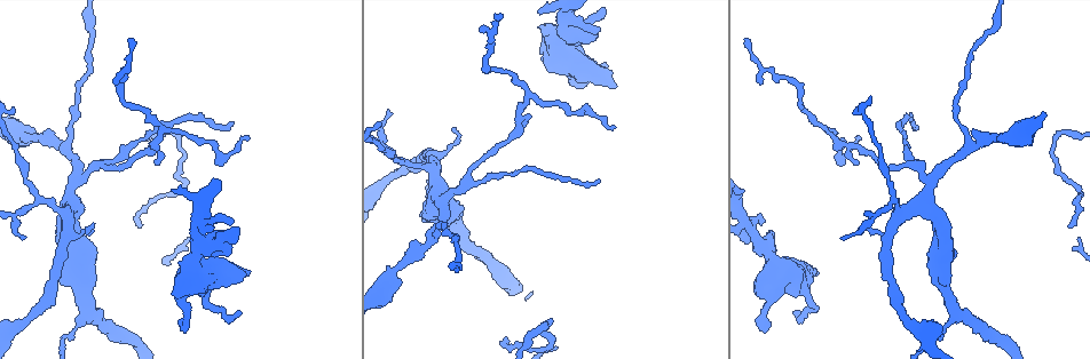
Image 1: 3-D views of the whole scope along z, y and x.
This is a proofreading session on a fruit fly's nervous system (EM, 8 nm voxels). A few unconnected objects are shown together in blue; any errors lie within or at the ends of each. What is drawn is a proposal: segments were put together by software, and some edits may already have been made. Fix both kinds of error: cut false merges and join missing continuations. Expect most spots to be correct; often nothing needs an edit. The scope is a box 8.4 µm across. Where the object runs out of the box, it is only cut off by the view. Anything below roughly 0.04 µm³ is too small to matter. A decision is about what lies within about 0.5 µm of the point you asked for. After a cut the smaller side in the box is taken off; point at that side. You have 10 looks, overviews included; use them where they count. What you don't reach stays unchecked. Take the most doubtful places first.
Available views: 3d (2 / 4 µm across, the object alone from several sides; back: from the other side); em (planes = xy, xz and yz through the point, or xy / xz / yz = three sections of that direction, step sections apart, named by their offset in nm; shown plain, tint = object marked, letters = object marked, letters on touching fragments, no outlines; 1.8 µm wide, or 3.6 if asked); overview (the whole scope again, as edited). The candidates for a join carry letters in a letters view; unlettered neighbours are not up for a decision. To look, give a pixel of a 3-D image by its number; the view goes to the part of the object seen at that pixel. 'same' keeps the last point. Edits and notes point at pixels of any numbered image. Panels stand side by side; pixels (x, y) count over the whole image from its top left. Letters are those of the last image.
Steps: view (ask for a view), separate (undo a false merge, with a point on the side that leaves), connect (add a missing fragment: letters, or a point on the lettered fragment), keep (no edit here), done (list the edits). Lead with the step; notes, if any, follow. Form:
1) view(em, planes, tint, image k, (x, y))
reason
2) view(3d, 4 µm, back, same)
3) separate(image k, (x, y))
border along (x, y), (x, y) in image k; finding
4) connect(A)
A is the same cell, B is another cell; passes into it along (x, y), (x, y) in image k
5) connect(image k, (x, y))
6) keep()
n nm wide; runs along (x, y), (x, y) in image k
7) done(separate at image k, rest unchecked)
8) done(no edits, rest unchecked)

view(3d, 4 µm, image 1, (616, 84))
free end

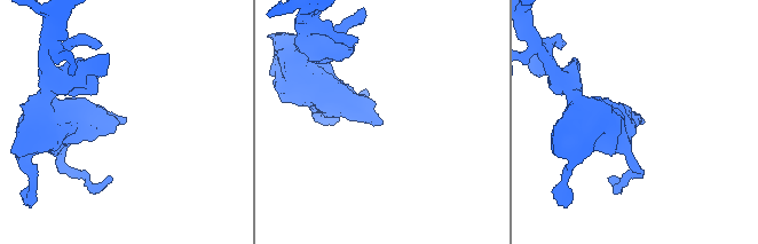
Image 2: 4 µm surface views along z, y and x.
view(em, planes, letters, image 2, (382, 122))

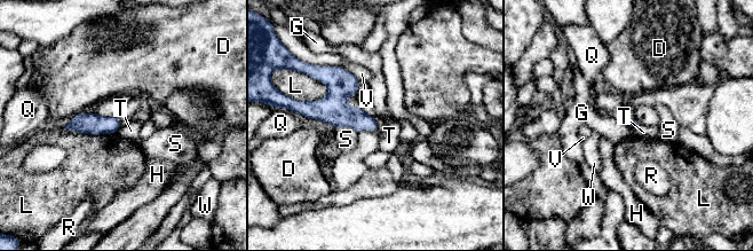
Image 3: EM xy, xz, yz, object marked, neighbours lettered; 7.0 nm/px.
keep()
L touches over 380 nm; D, G, H, L, Q, R, S, T, V and W are other cells; none of them fits

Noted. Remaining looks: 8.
view(3d, 2 µm, image 1, (233, 124))
tapers out

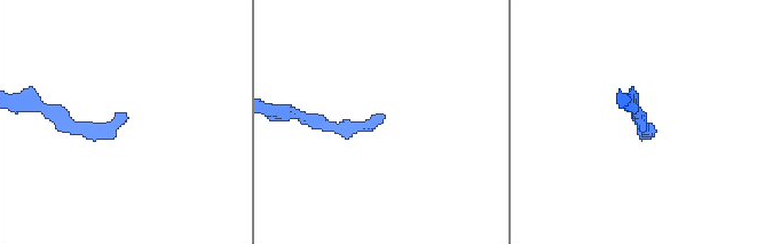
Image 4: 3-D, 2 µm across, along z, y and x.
view(em, planes, letters, image 4, (127, 118))
now the EM

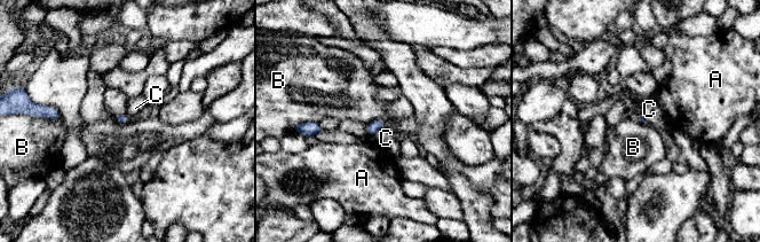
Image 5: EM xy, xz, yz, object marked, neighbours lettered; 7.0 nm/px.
keep()
A, B and C are other cells; border along (385, 120), (372, 119), (366, 124) in image 5; no lettered fragment goes on from it

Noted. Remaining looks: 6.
view(3d, 2 µm, image 1, (767, 329))
tapers out

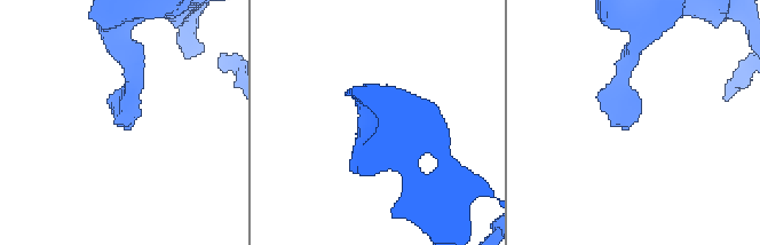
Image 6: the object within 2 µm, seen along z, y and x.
view(em, planes, tint, image 6, (118, 122))
now the EM

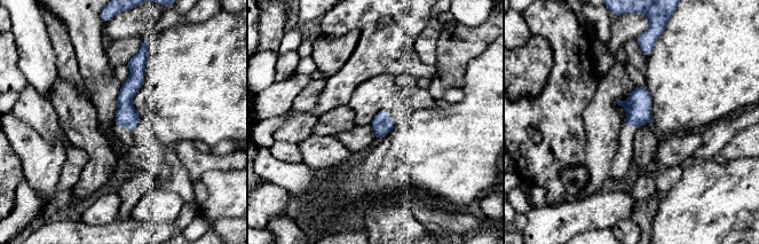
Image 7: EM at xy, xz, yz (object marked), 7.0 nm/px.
view(em, planes, letters, same)
see the neighbours

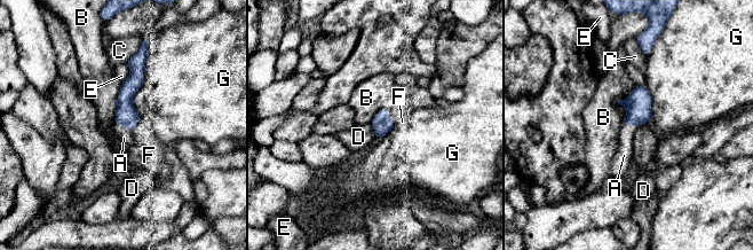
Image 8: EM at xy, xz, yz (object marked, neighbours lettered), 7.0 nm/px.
connect(A)
140 nm wide; A is the same cell, B, C, D, E, F and G are other cells; passes into it along (126, 115), (123, 126), (124, 138) in image 8; it goes on there

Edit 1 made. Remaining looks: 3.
view(3d, 4 µm, image 1, (597, 32))
branch stops here

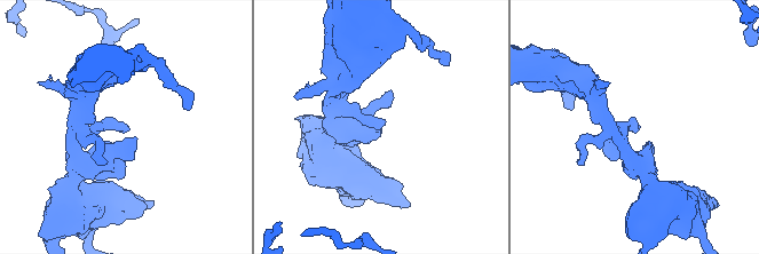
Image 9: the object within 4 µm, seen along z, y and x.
view(em, yz, step 4, letters, image 9, (125, 132))

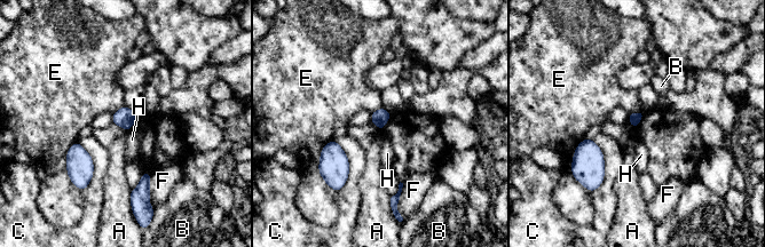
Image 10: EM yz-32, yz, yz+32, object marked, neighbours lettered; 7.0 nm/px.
keep()
A, B, C, E, F and H are other cells; border along (592, 140), (604, 159), (593, 192) in image 10; no lettered fragment goes on from it

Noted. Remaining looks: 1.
done(connect at image 8, rest unchecked)

